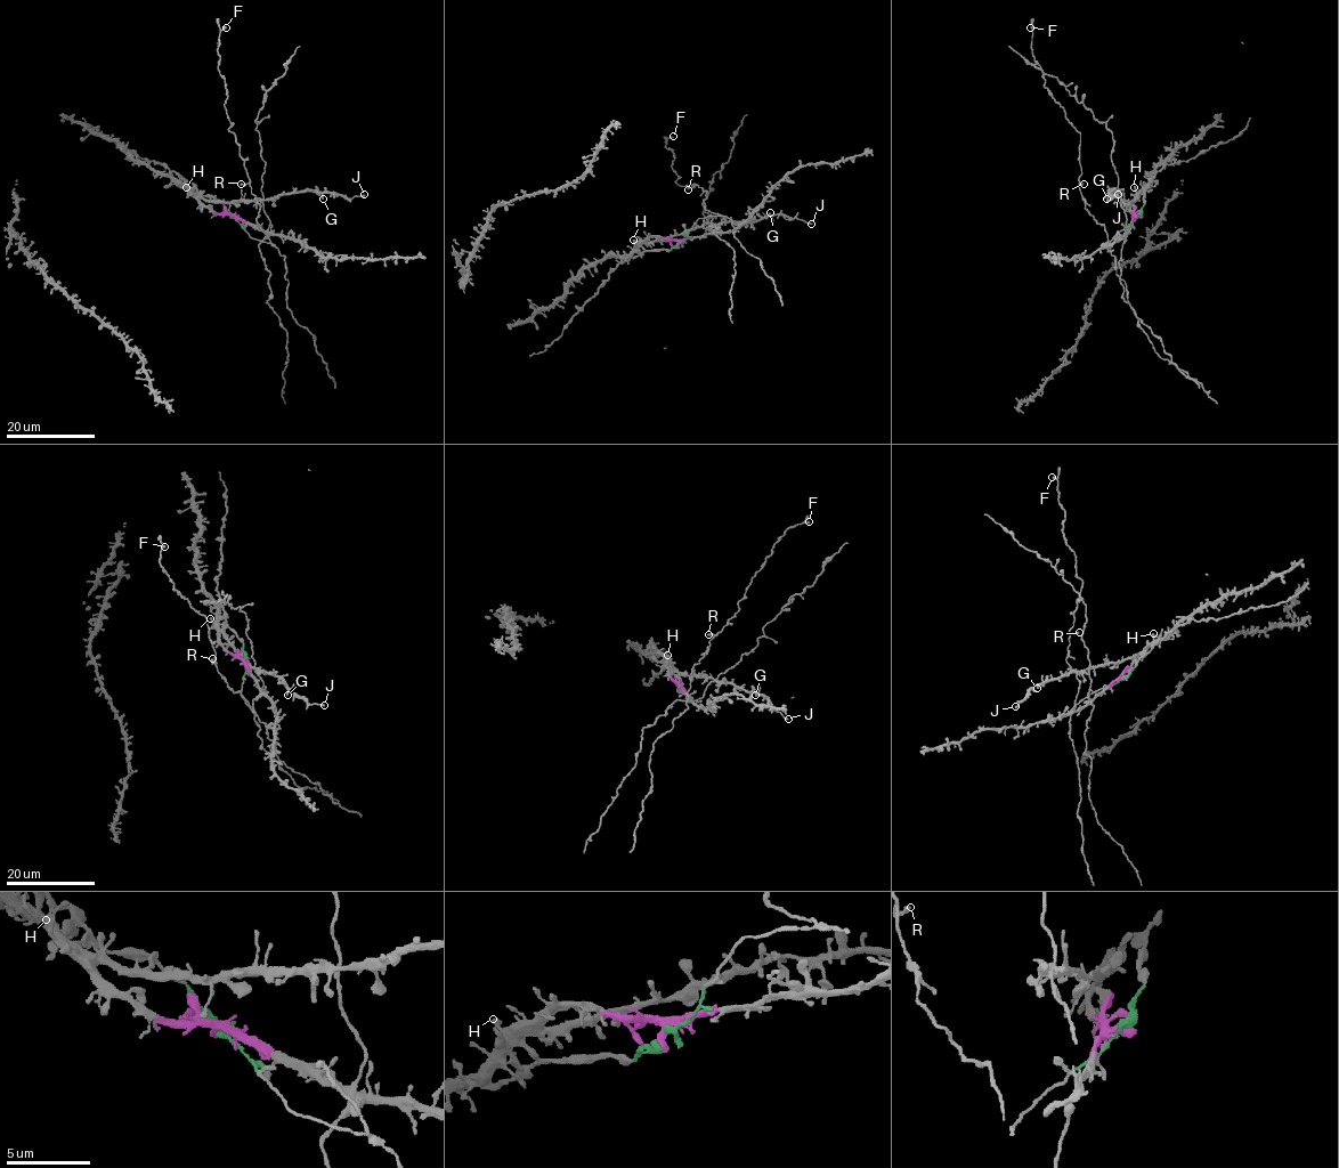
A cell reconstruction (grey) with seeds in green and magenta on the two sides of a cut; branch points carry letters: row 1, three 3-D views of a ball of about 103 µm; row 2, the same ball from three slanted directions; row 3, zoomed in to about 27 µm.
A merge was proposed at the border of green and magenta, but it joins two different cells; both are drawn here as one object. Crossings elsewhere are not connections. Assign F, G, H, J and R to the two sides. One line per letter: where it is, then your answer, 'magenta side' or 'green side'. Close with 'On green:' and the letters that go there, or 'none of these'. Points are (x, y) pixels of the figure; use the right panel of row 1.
F: (1030, 27) | green side
G: (1106, 199) | magenta side
H: (1134, 187) | magenta side
J: (1118, 194) | magenta side
R: (1084, 184) | green side
On green: F, R

